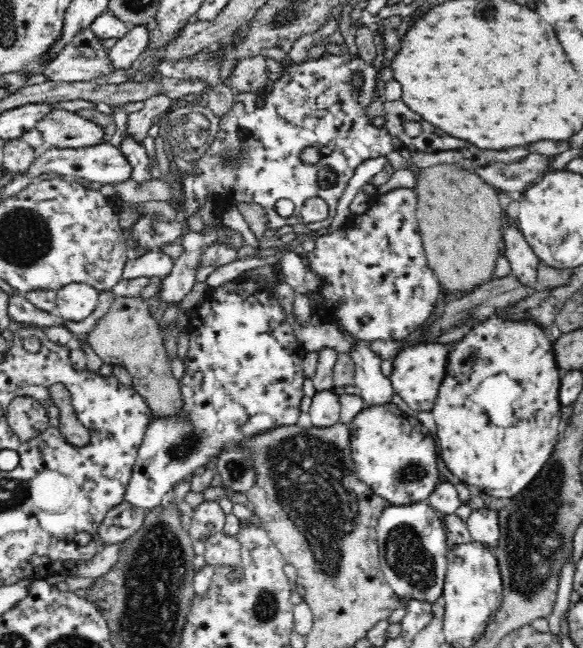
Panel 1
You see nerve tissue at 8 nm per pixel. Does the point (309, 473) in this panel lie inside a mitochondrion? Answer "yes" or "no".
yes

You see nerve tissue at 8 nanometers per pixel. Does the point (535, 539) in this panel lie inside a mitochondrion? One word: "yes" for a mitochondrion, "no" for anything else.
yes

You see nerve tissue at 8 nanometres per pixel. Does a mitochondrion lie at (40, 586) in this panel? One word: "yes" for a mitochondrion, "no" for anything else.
no

